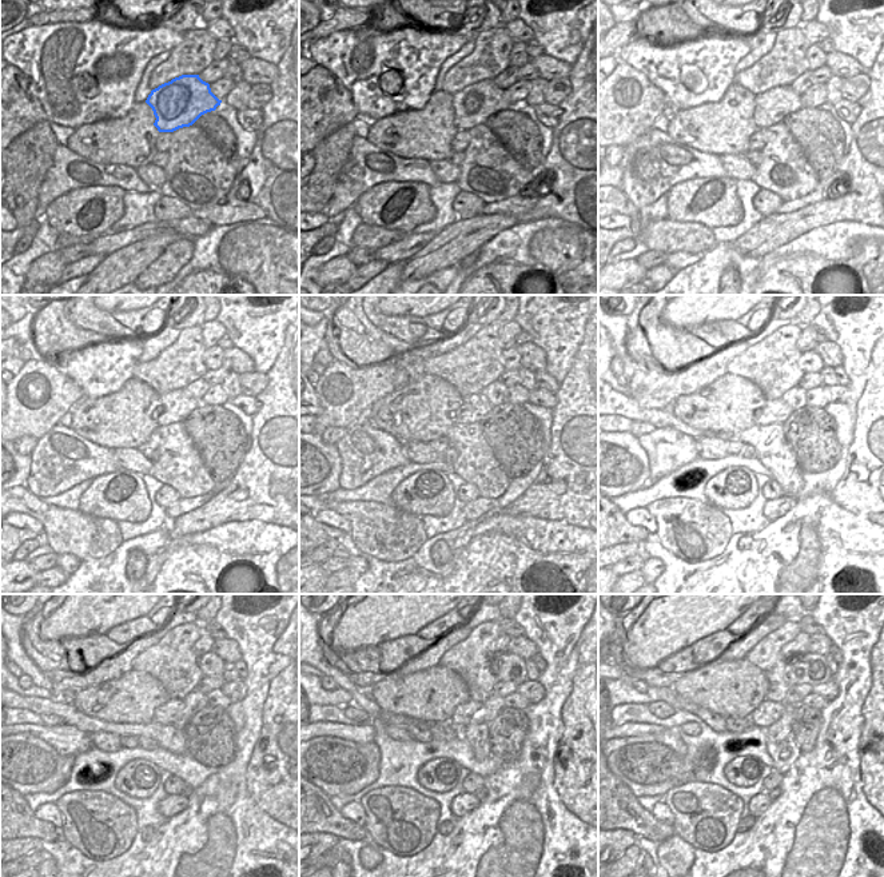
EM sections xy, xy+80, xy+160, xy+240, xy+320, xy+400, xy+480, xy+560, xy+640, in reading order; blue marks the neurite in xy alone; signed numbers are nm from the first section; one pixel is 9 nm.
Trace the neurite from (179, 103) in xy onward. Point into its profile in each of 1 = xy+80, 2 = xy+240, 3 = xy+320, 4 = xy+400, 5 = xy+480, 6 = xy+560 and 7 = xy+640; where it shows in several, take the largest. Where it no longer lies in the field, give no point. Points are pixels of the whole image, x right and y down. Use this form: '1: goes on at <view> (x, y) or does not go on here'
1: goes on at xy+80 (473, 104)
2: goes on at xy+240 (176, 405)
3: goes on at xy+320 (476, 407)
4: goes on at xy+400 (775, 411)
5: goes on at xy+480 (168, 713)
6: goes on at xy+560 (462, 716)
7: goes on at xy+640 (767, 713)

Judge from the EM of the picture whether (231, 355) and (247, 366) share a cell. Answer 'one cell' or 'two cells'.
one cell

